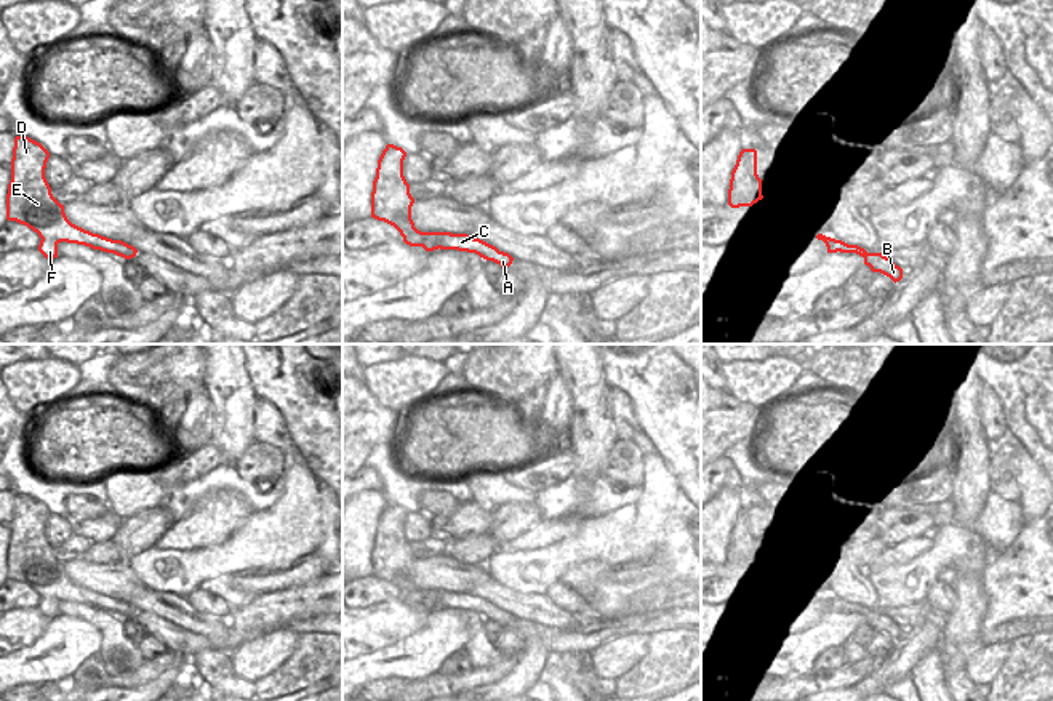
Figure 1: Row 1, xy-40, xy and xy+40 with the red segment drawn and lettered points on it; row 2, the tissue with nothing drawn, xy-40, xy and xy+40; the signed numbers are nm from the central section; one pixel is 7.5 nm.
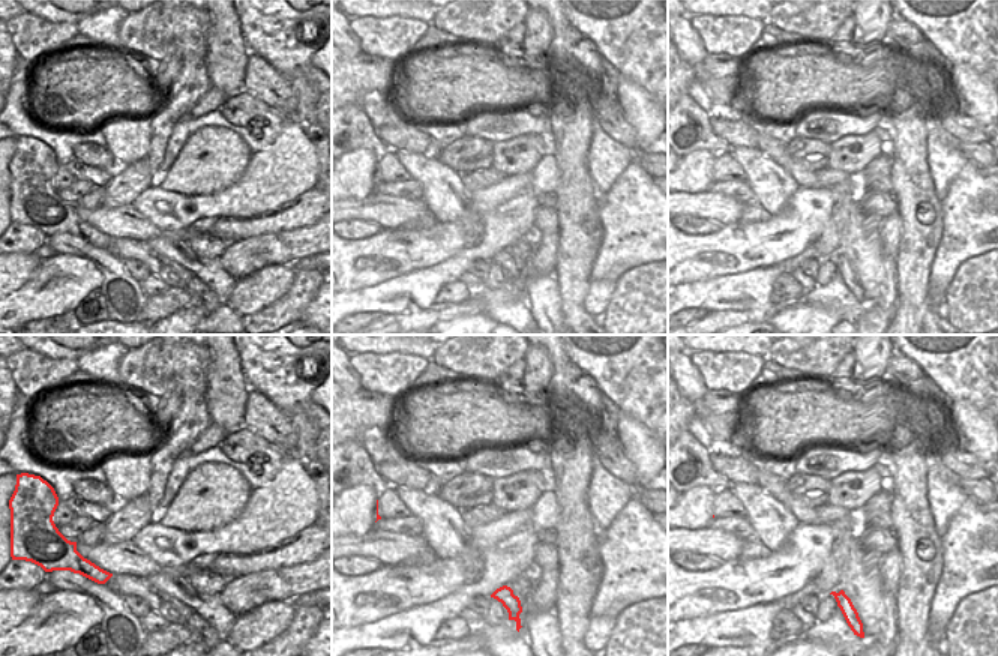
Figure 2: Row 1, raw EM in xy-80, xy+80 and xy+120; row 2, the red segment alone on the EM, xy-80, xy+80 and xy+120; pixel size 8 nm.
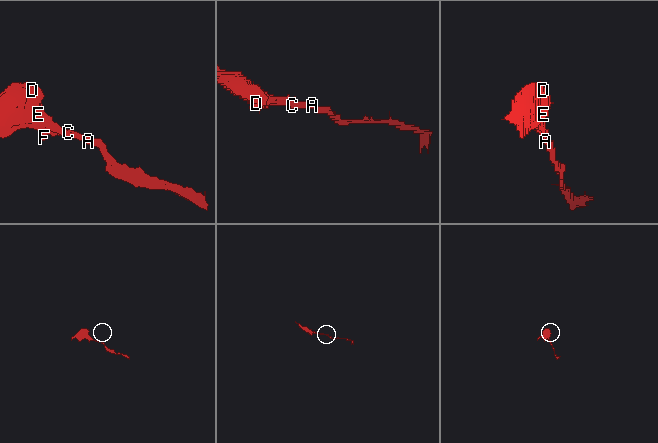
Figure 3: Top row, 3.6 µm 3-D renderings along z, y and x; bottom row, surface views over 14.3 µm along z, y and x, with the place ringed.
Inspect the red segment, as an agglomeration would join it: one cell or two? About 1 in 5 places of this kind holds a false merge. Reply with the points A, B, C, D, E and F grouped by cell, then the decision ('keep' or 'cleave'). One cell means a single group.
A B C D E F; keep

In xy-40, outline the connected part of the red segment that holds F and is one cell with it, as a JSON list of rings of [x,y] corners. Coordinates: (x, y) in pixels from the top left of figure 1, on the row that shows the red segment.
[[[27,136],[14,138],[6,219],[37,232],[42,238],[38,251],[50,261],[58,258],[61,242],[85,245],[125,259],[134,258],[134,246],[85,230],[67,219],[64,205],[53,197],[45,178],[48,158],[50,152],[40,142]]]

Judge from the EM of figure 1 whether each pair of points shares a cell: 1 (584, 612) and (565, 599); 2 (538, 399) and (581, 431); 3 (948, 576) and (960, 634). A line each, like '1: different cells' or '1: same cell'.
1: same cell
2: different cells
3: same cell

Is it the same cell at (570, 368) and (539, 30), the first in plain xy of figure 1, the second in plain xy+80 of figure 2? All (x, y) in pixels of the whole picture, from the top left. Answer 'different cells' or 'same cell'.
different cells

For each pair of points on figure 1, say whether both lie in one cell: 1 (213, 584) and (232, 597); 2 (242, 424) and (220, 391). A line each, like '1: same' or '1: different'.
1: same
2: same

